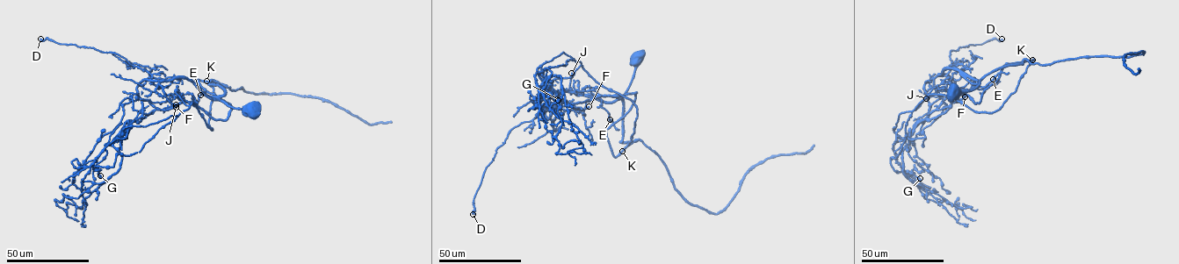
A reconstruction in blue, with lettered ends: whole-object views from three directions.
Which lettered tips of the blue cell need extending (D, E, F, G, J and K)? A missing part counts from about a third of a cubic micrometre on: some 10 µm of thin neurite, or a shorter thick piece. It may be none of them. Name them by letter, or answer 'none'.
none

